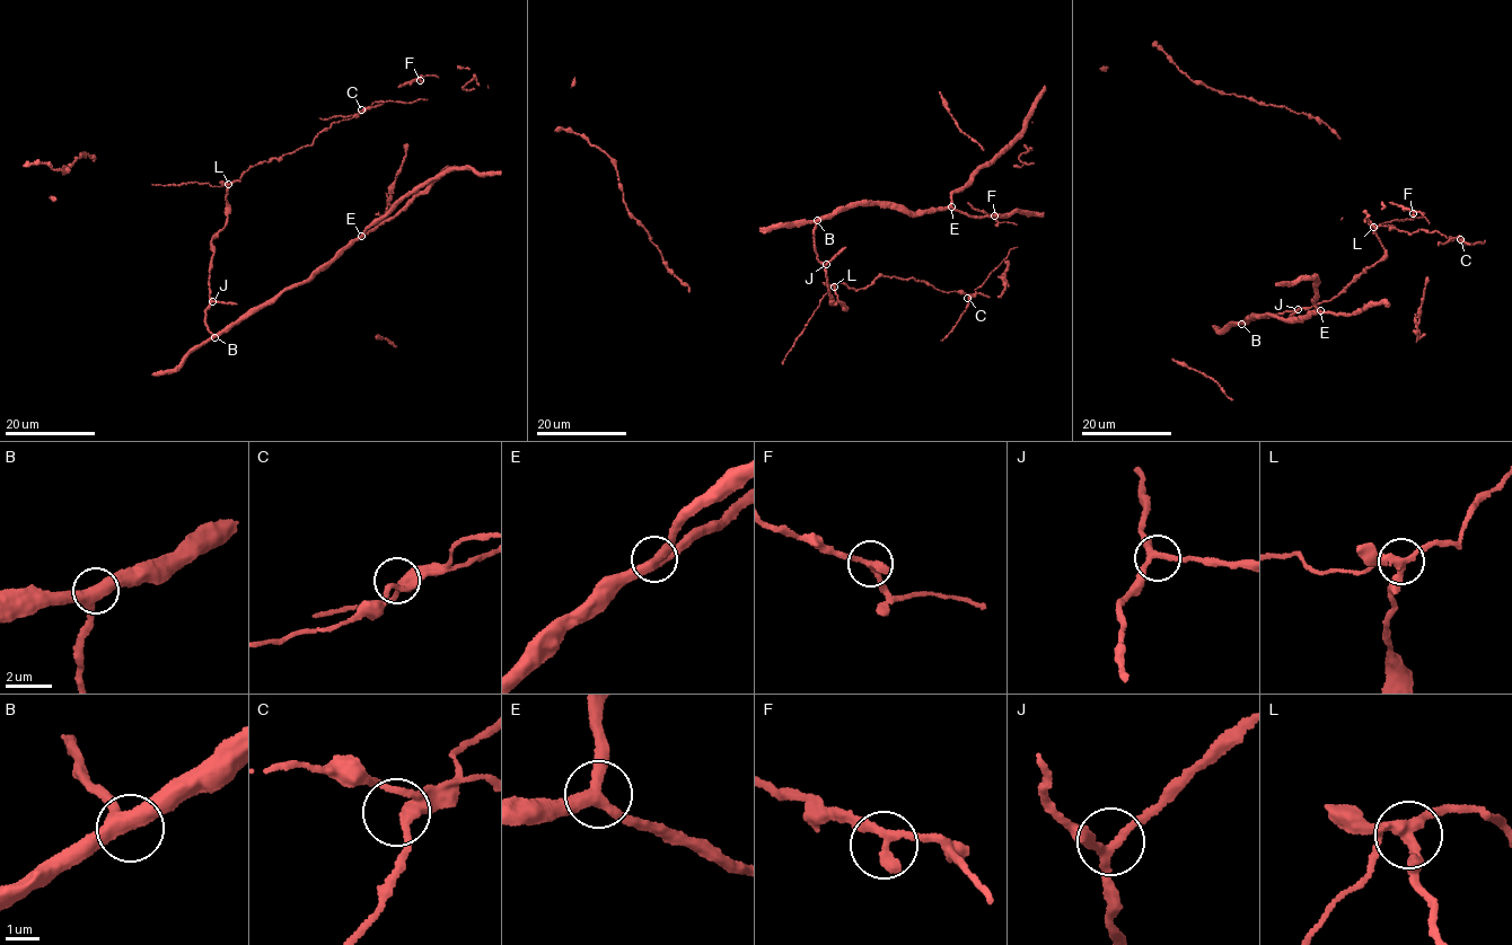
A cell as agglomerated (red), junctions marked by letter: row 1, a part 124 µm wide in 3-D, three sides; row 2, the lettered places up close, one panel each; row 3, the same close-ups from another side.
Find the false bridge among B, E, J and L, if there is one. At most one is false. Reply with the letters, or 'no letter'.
L

